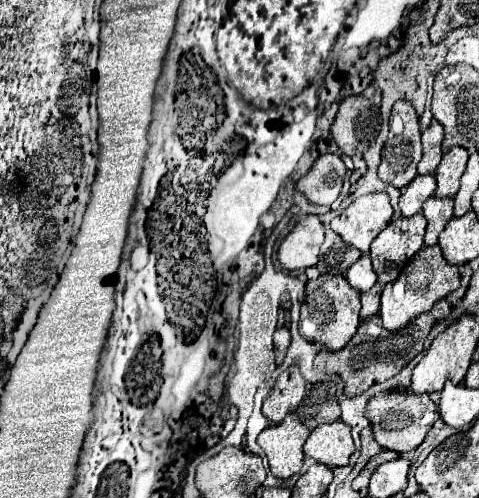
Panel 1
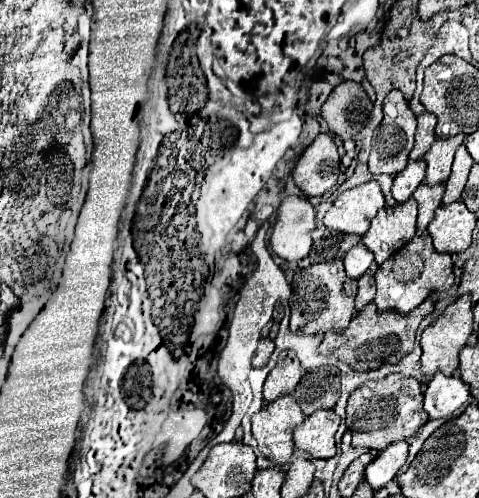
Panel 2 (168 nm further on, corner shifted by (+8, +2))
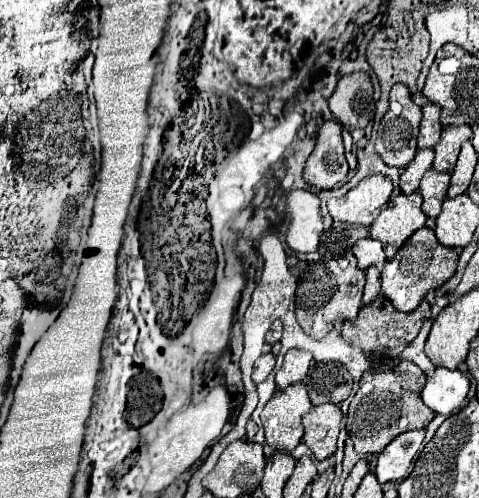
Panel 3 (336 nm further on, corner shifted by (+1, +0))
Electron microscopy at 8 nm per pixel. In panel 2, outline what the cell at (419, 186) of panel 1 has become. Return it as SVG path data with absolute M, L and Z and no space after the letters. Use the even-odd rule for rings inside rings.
M424 160L408 162L408 166L394 178L394 184L392 184L394 200L398 204L406 202L412 196L412 192L424 182L424 176L426 176L426 162Z

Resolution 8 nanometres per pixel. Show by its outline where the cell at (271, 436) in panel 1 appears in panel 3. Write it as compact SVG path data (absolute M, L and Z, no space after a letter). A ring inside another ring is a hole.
M303 382L291 384L285 390L277 390L261 412L265 428L265 442L275 450L291 452L303 436L301 418L311 410L307 386Z

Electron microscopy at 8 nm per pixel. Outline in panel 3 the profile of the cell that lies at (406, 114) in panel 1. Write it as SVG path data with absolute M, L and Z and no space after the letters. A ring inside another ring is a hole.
M395 84L391 90L391 104L385 116L379 122L375 150L383 158L387 166L403 168L409 160L413 160L417 152L417 134L419 134L419 122L421 122L421 108L411 100L411 92L405 84Z

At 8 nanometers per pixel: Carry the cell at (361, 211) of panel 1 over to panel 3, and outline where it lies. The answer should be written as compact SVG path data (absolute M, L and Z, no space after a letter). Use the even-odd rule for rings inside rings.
M383 174L367 176L345 196L331 198L327 202L329 214L333 216L333 220L371 226L371 222L379 216L381 206L391 198L391 192L393 184L389 176Z

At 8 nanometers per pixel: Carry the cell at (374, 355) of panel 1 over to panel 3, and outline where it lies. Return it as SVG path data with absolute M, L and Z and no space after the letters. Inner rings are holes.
M381 294L377 300L373 300L371 304L365 304L359 314L357 314L357 320L355 322L345 322L343 324L343 338L359 348L363 348L369 358L373 360L373 366L381 366L381 360L387 360L387 358L379 358L379 354L387 354L389 360L395 360L395 356L399 356L405 346L419 334L423 322L431 316L429 312L429 302L421 302L413 312L399 312L391 306L391 302Z

